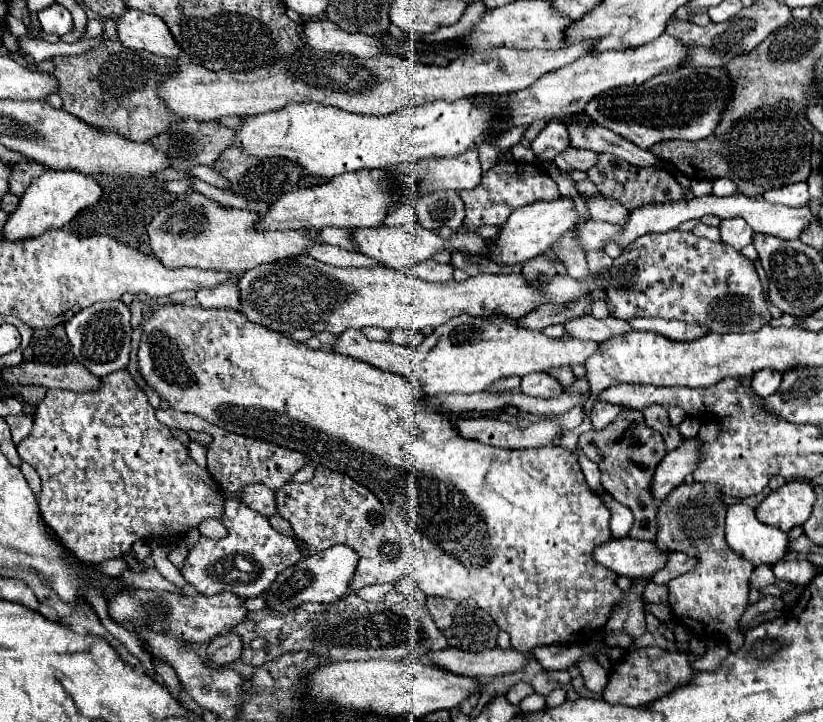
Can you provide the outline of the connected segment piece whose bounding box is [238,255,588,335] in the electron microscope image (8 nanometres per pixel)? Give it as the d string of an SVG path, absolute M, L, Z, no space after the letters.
M310 255L292 259L292 261L278 261L276 265L260 265L260 269L250 269L248 273L244 273L238 281L240 287L240 305L242 305L242 313L258 325L264 325L268 329L280 331L280 333L290 333L296 329L310 329L314 333L320 331L330 331L334 335L344 333L346 329L362 329L362 327L382 327L386 331L392 329L412 329L412 331L422 331L426 327L438 327L444 325L446 321L450 321L452 317L460 315L460 313L468 313L468 315L482 315L482 317L490 317L494 311L508 315L508 317L524 317L526 313L530 313L532 309L536 309L540 303L568 303L574 301L582 295L588 293L588 289L580 283L576 283L572 277L564 275L556 275L552 279L550 285L546 285L540 291L528 289L526 281L520 273L512 273L512 275L476 275L470 277L464 283L428 283L420 277L416 277L412 271L392 271L388 267L334 267L334 265L326 265L316 261Z

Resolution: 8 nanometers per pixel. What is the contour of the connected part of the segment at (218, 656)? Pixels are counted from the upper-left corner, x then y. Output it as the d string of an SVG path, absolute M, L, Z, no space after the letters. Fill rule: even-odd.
M234 631L222 633L208 643L208 659L214 661L216 665L230 665L234 661L240 661L240 653L242 637L236 635Z

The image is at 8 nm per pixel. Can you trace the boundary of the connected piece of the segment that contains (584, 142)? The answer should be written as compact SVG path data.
M568 125L570 137L572 137L572 147L580 147L580 149L590 149L596 153L612 153L632 165L652 165L652 167L660 167L660 161L650 153L644 151L632 143L628 143L624 137L612 133L610 129L604 129L600 125L592 125L592 127L576 127L576 125Z

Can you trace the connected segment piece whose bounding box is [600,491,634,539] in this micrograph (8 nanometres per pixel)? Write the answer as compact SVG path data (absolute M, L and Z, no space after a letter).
M602 491L600 497L602 497L604 505L606 505L606 507L610 509L610 513L612 513L612 519L610 519L610 531L612 531L612 535L614 535L616 539L628 537L628 533L630 533L630 529L632 529L632 523L634 523L632 511L630 511L626 505L620 505L618 501L614 501L612 495L606 493L606 491Z

